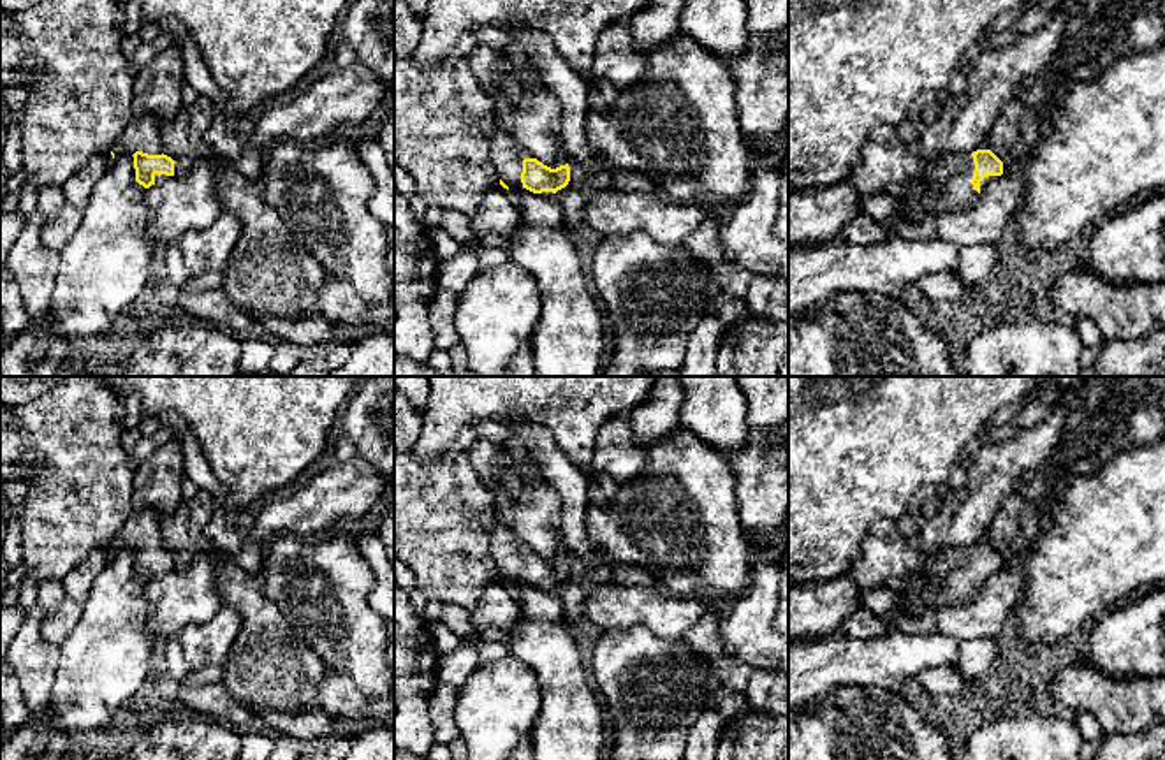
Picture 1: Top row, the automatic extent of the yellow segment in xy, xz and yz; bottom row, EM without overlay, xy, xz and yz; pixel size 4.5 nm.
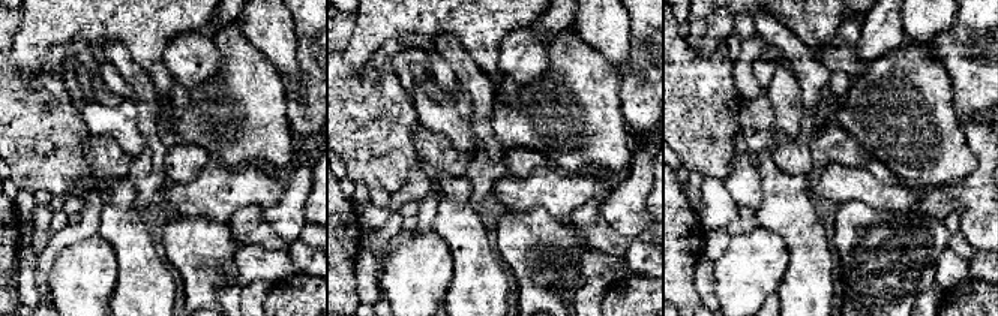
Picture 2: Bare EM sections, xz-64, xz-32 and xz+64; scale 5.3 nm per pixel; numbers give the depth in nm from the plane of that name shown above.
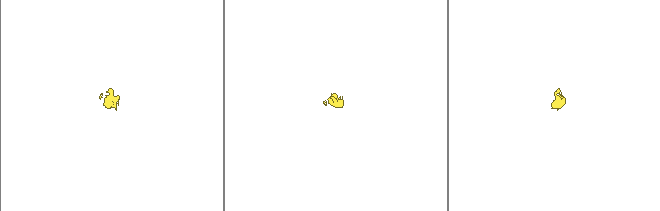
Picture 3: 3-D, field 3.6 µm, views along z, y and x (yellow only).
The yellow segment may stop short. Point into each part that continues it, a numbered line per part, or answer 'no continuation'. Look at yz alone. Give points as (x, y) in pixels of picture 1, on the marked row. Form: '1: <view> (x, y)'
1: yz (951, 178)

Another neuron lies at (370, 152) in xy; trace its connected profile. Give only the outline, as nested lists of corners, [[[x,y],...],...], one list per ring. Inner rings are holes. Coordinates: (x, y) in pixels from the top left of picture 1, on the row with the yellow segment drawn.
[[[363,137],[354,150],[373,181],[370,211],[389,229],[394,229],[394,172],[387,164],[382,144],[377,137]]]

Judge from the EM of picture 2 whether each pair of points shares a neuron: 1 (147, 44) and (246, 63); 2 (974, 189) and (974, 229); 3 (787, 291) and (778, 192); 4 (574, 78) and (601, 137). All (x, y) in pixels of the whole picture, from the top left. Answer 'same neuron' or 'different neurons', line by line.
1: different neurons
2: same neuron
3: same neuron
4: same neuron

